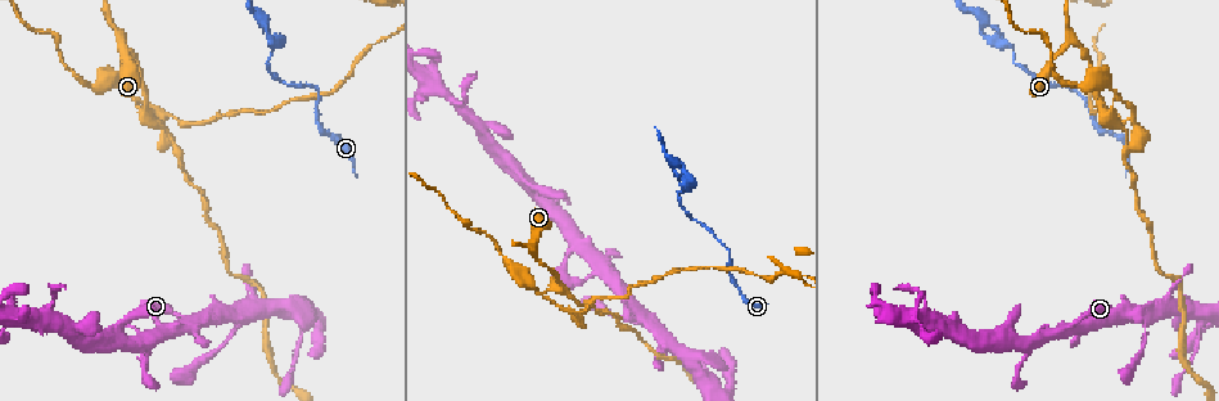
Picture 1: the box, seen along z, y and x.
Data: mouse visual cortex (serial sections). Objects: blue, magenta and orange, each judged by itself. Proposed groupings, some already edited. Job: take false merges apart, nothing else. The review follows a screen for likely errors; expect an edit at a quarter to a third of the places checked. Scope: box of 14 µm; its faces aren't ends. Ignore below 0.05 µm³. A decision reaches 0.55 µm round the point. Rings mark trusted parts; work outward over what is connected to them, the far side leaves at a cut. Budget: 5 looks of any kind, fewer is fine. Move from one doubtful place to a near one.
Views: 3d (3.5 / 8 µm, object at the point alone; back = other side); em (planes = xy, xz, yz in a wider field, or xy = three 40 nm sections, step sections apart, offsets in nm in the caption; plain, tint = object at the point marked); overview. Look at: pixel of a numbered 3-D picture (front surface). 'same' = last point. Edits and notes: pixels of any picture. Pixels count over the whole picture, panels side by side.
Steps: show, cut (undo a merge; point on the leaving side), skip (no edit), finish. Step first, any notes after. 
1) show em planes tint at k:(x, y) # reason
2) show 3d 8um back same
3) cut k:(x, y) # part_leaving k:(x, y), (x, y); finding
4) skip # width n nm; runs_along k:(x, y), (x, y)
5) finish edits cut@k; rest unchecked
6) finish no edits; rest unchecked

show 3d 3.5um at 1:(654, 319) # abrupt turn

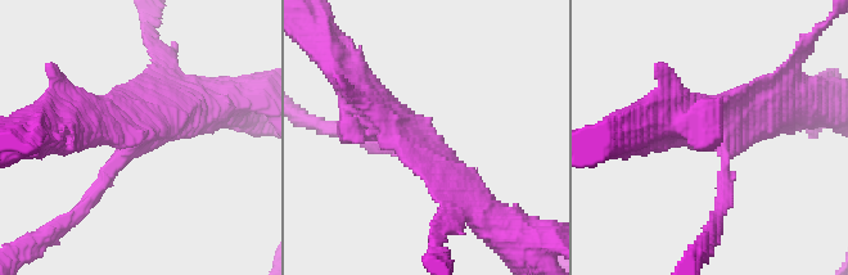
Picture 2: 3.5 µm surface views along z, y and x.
show em xy step 3 tint at 2:(420, 138) # now the EM

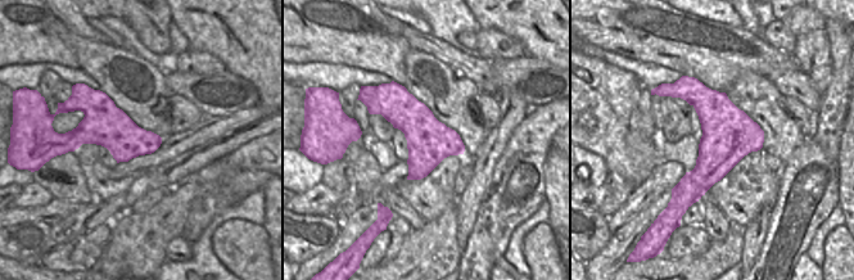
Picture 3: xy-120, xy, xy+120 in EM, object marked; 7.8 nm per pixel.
skip # runs_along 2:(352, 80), (442, 158), (470, 198); all the same cell

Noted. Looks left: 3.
show 3d 3.5um back at 1:(274, 48) # sudden change in width

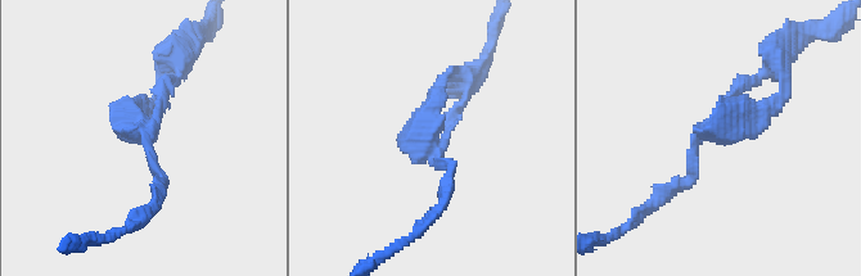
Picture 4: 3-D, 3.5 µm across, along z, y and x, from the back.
show em xy step 5 tint at 4:(697, 146)

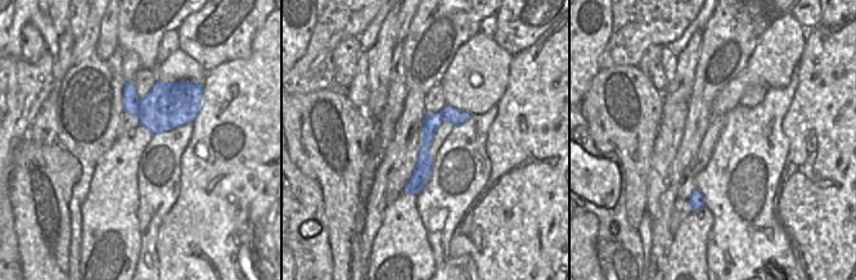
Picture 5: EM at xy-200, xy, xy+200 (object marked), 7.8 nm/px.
skip # runs_along 4:(654, 203), (694, 175), (703, 131), (762, 116); all the same cell

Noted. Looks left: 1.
finish no edits; rest unchecked

